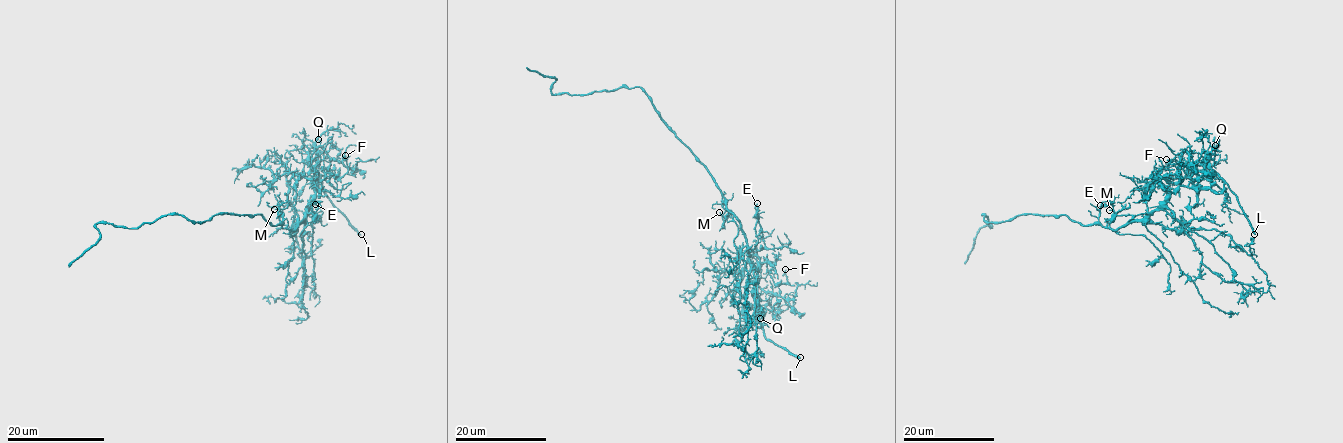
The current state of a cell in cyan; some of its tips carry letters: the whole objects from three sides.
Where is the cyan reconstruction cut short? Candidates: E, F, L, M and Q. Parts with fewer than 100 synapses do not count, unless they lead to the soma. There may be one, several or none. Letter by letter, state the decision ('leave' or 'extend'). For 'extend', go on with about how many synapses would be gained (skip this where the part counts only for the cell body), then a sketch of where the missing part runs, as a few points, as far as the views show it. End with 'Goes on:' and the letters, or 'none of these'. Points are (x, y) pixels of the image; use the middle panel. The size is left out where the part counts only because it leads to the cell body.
E: leave
F: leave
L: extend
M: leave
Q: leave
Goes on: L

